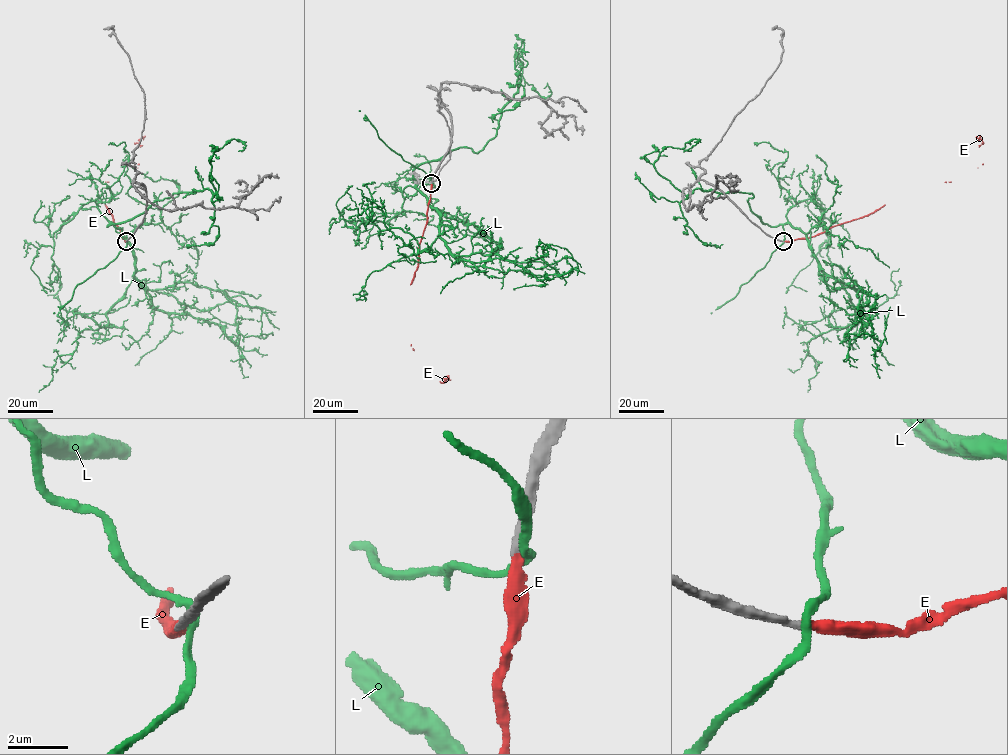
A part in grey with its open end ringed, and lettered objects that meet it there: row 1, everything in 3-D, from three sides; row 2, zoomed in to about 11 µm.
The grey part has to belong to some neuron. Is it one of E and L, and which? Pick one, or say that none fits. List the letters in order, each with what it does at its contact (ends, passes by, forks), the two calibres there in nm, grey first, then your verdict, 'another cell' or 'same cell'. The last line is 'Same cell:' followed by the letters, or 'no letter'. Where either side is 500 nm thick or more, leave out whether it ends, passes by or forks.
E: it ends; calibres 280 and 400 nm; same cell
L: it passes by; calibres 280 and 280 nm; another cell
Same cell: E

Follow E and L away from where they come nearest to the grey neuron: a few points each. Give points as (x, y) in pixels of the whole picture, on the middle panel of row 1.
E: (432, 182), (418, 267), (410, 284), (413, 350), (441, 382), (445, 382), (445, 378)
L: (432, 182), (413, 170), (495, 135), (520, 81), (515, 53), (547, 97), (543, 88)

